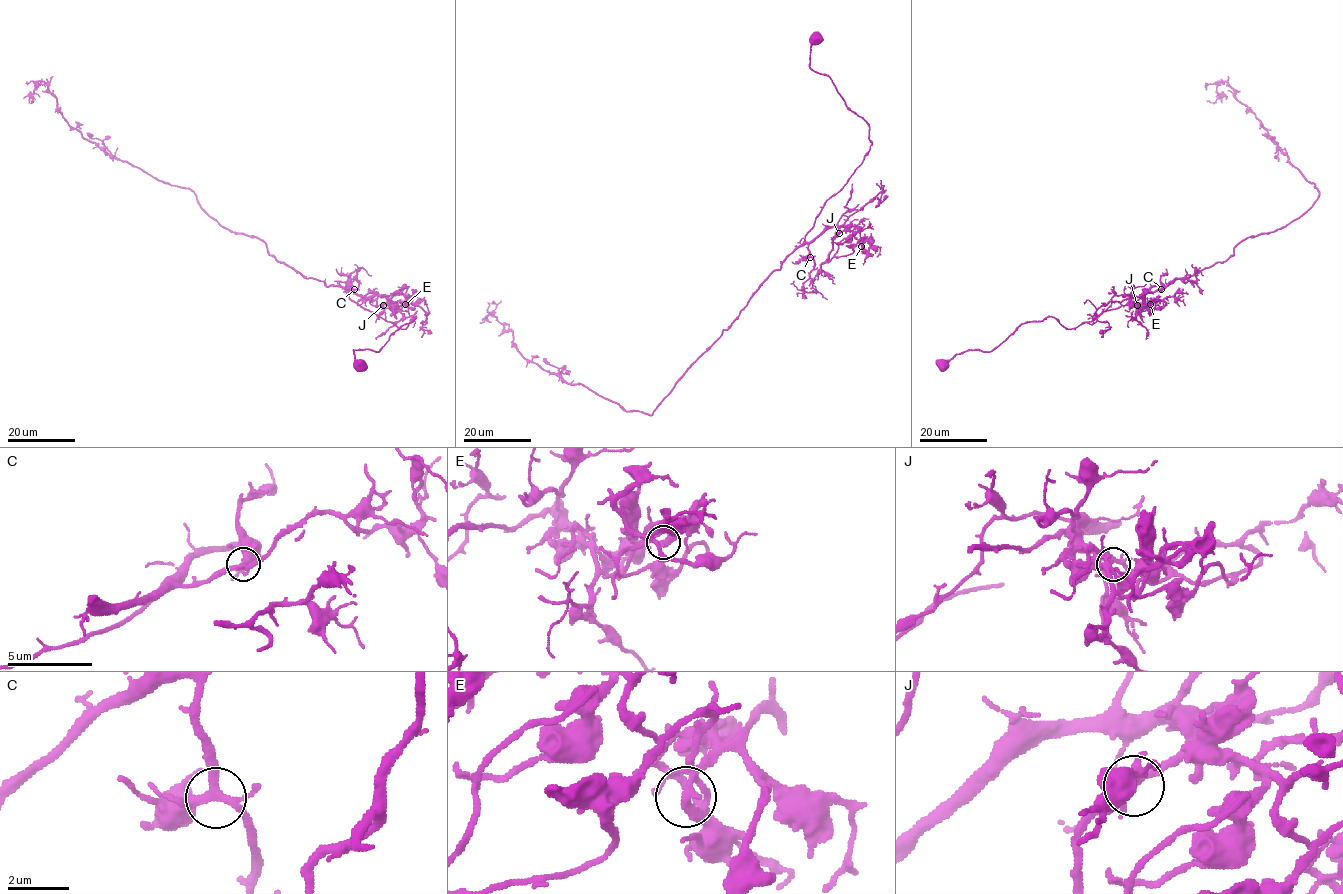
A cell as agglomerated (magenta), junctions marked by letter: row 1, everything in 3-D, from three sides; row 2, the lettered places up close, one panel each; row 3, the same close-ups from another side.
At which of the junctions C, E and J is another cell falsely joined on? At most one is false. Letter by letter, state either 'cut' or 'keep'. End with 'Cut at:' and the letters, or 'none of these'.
C: keep
E: cut
J: keep
Cut at: E

